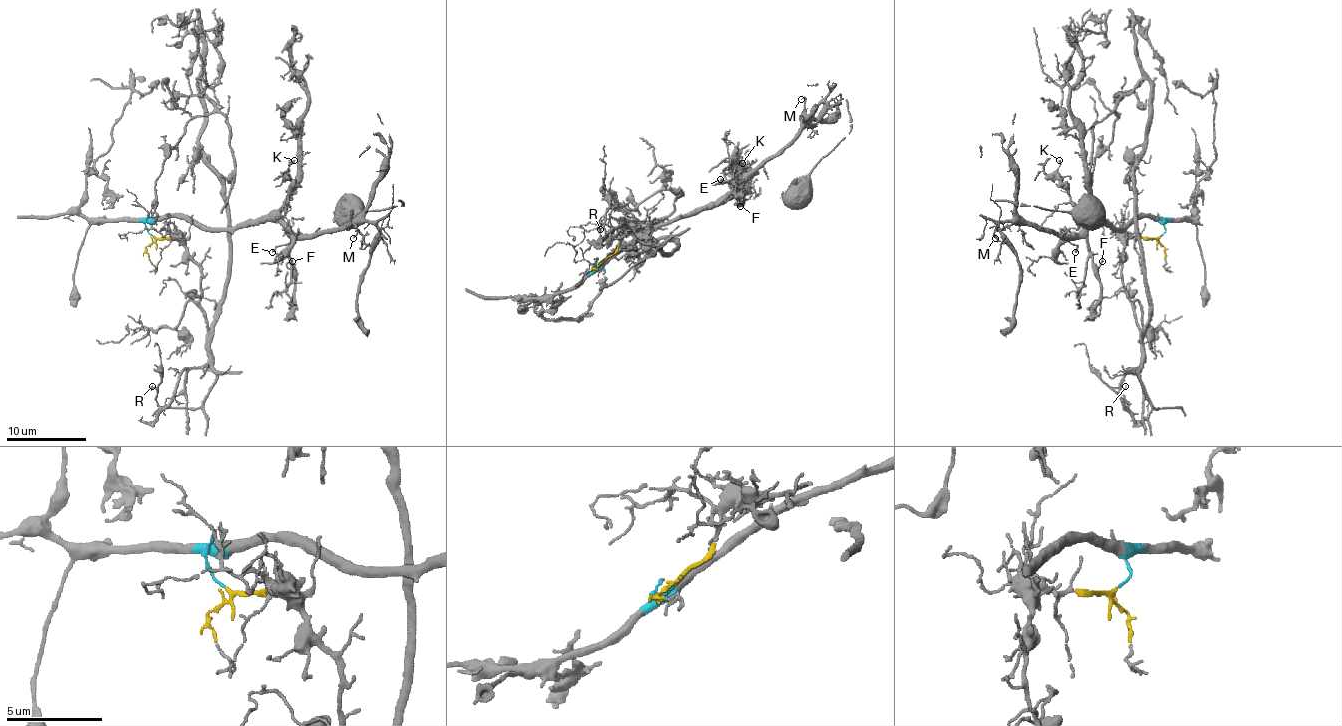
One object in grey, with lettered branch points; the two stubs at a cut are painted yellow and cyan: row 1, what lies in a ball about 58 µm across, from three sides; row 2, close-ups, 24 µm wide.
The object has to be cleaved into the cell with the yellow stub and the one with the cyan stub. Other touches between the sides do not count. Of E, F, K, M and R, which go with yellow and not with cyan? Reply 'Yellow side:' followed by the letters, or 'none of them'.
Yellow side: R

